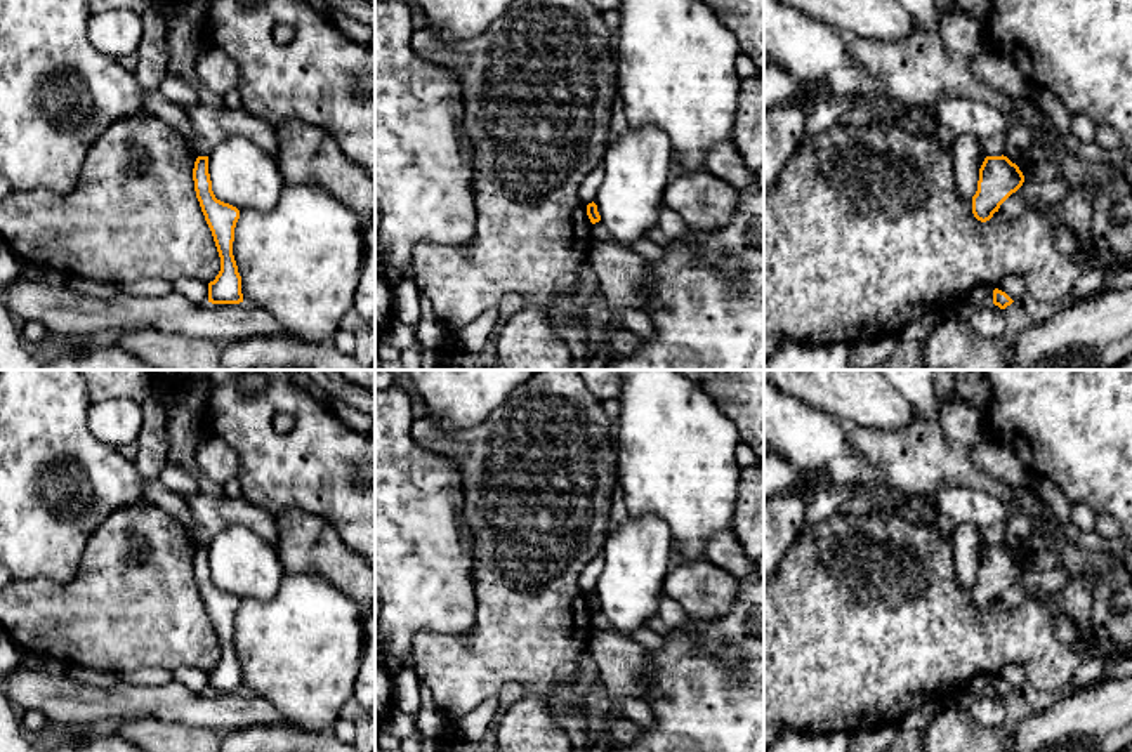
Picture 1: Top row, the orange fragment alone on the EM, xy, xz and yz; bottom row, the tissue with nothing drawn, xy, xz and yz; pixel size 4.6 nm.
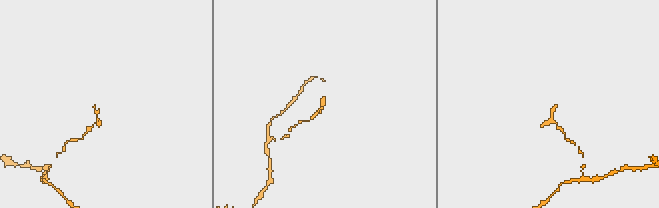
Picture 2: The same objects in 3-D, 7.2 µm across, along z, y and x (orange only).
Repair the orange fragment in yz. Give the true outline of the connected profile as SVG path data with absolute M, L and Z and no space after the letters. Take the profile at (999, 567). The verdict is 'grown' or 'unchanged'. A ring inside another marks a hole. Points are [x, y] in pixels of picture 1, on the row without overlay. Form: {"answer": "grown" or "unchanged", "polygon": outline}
{"answer": "unchanged", "polygon": "M986 545L979 557L977 580L972 585L972 603L986 611L1000 594L1024 571L1024 564L1007 545Z"}

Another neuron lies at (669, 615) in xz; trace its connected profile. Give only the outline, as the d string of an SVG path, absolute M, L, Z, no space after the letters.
M661 594L658 608L648 622L648 627L661 636L689 623L688 613L672 597Z

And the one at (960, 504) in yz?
M941 486L927 495L955 524L974 524L986 545L1002 545L1010 509L997 497L967 486Z

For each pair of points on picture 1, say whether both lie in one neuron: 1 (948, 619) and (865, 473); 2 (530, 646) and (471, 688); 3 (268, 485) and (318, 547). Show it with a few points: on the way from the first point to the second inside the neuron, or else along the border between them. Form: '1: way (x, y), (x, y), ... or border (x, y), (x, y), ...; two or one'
1: border (872, 509), (927, 523); two
2: way (516, 646), (485, 674); one
3: border (275, 513), (301, 509), (327, 520); two

